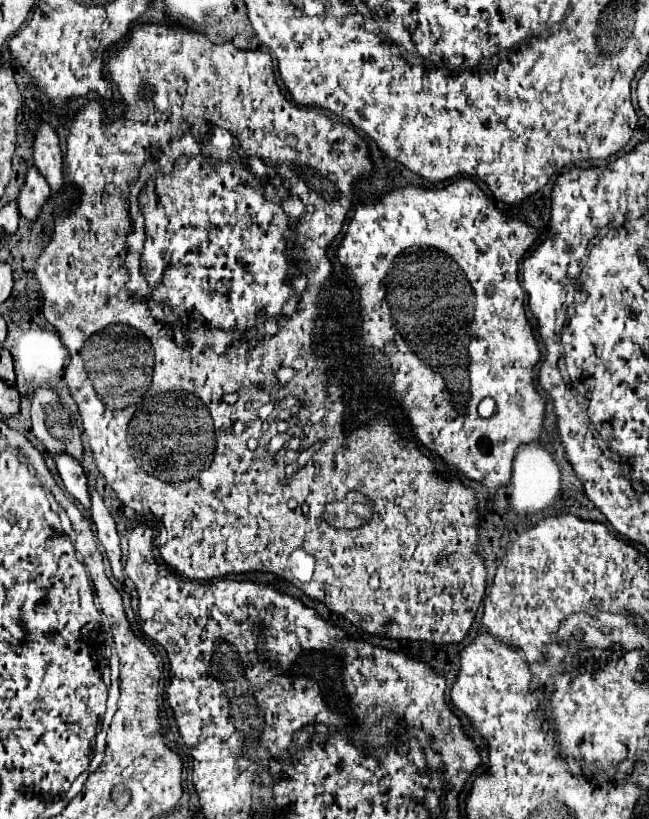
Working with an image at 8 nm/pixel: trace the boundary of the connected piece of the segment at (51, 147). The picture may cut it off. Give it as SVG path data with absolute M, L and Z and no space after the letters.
M38 124L34 140L34 166L44 174L50 184L52 194L62 192L64 174L62 174L62 152L58 146L58 136L50 124Z

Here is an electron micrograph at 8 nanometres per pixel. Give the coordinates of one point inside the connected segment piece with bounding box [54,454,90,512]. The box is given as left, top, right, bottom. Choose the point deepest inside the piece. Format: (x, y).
(71, 472)

